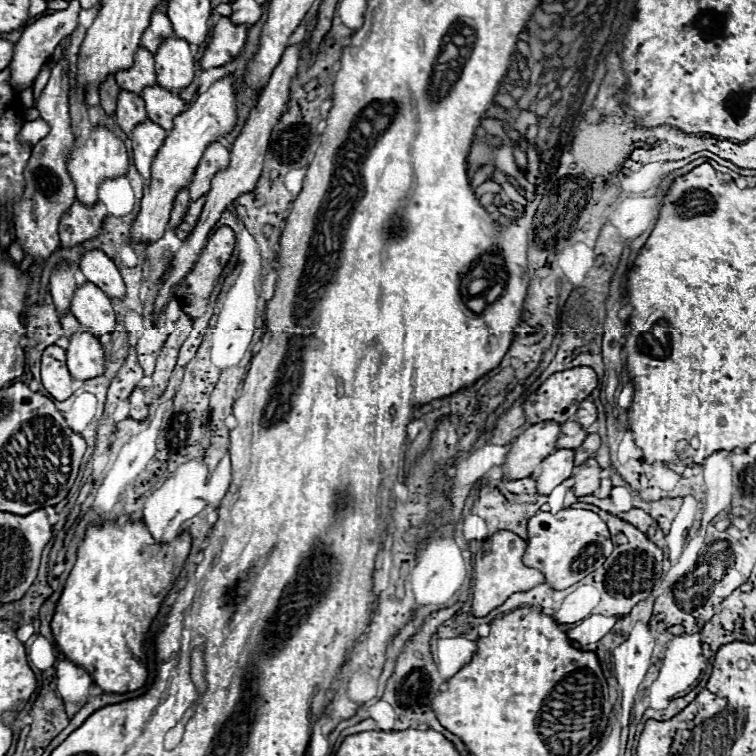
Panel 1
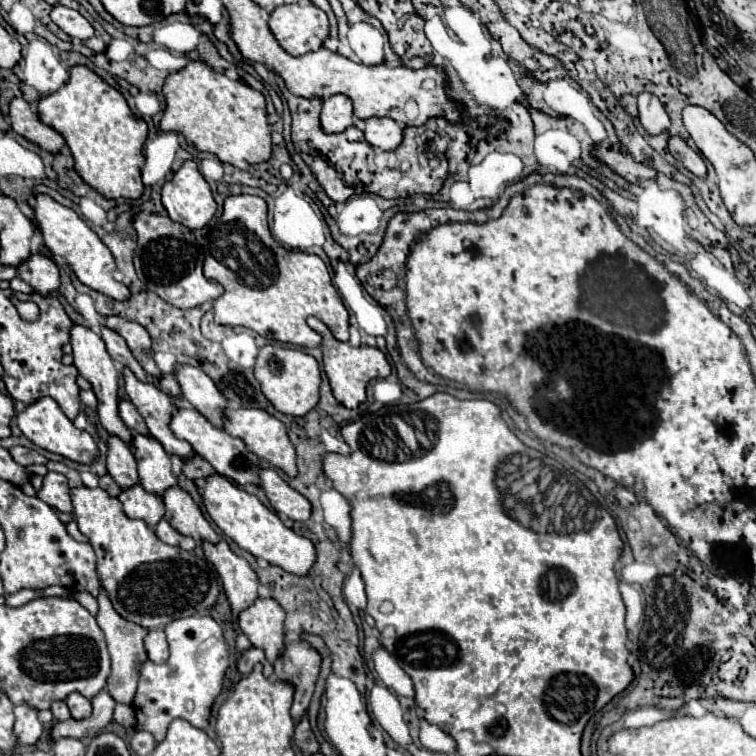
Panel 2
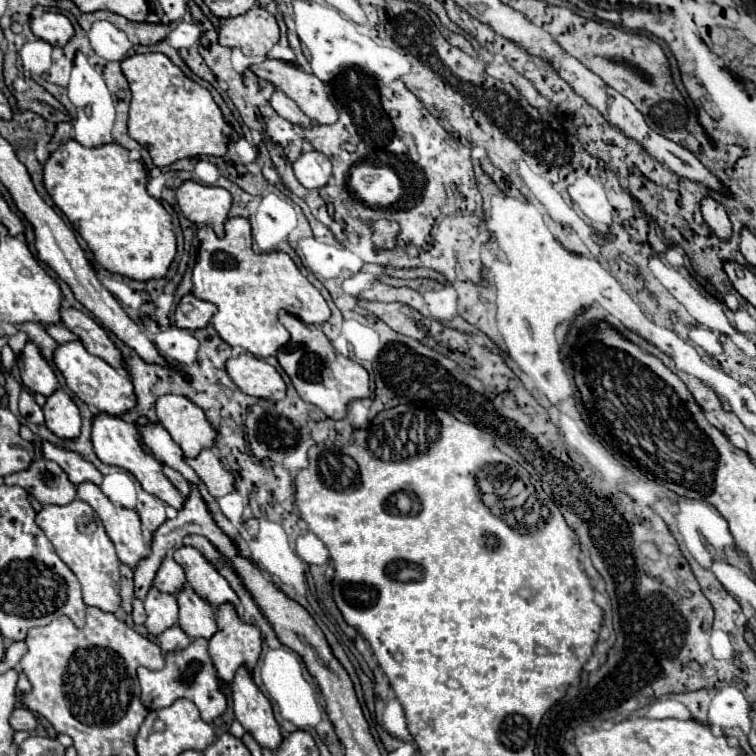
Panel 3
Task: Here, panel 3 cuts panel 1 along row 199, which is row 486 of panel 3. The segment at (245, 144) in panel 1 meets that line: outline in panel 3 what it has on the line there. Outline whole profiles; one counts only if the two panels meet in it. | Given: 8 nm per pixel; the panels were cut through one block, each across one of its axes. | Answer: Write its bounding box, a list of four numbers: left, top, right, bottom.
[186,448,236,498]

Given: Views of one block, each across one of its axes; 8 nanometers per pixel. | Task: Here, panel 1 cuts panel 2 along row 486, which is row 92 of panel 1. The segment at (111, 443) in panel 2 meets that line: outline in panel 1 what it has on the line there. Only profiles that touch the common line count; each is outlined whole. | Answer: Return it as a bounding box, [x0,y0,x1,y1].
[116,90,148,136]

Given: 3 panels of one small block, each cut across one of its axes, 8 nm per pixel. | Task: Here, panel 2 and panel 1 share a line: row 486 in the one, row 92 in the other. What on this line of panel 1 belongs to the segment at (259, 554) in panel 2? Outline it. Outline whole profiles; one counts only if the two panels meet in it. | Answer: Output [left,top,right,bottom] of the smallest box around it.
[132,76,238,242]

